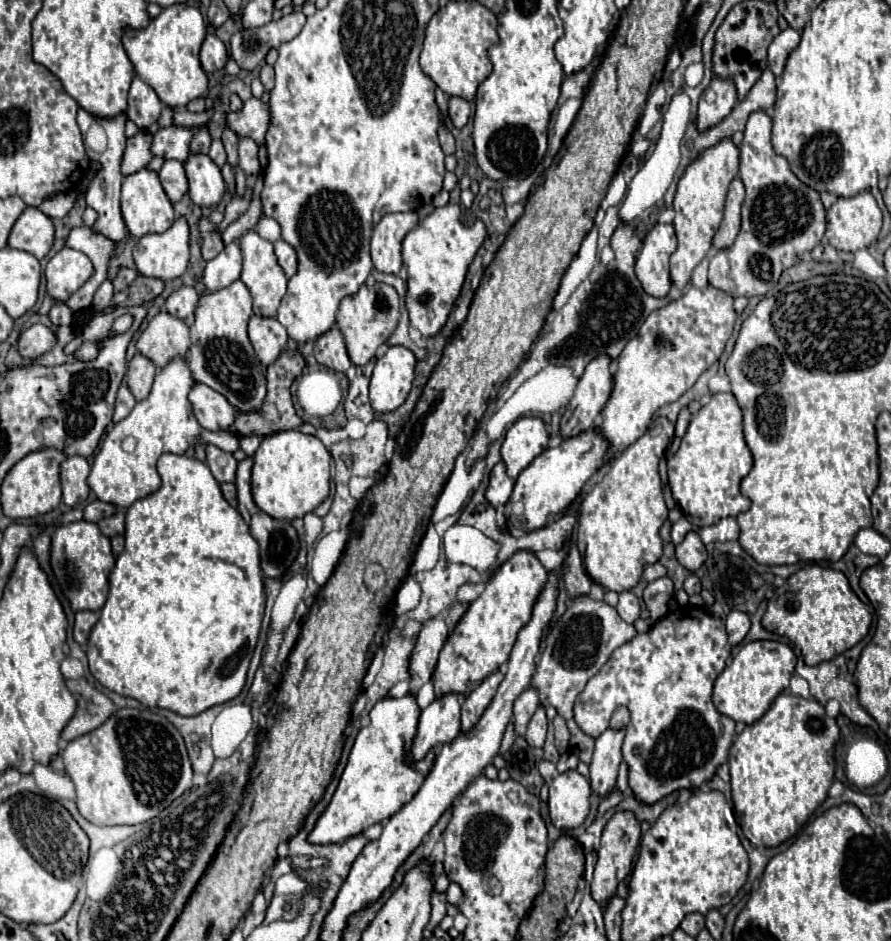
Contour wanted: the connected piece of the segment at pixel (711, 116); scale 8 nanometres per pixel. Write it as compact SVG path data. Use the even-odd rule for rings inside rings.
M712 78L710 86L702 92L698 104L698 130L706 130L718 124L724 116L730 114L738 102L738 92L732 78Z

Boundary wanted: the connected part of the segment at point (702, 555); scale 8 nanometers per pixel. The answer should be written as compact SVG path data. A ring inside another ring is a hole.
M688 532L682 544L676 546L676 558L678 562L688 570L698 570L706 560L706 548L698 536L698 532Z

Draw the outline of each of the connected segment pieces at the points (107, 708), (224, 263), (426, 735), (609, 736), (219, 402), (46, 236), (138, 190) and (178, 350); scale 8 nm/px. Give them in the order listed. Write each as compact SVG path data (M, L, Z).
M84 678L66 680L66 686L72 692L72 696L78 700L78 710L62 732L62 740L68 742L78 736L84 736L84 734L96 730L100 724L104 724L112 716L114 704L106 694L96 690Z
M238 242L228 244L216 258L212 258L200 278L200 284L204 286L206 294L212 294L216 290L222 290L236 282L240 278L242 270L242 254Z
M456 692L442 694L422 710L418 734L412 744L412 758L420 760L436 744L446 744L460 734L460 696Z
M606 730L596 740L594 758L590 762L590 786L600 798L608 798L616 788L618 768L622 762L620 746L624 740L624 730Z
M196 384L190 390L188 400L192 402L194 416L206 430L228 430L234 424L234 408L228 404L228 400L218 394L216 390L208 388L206 384Z
M26 208L16 220L8 246L16 250L26 250L38 260L42 260L54 244L54 222L48 214L38 208Z
M142 168L140 172L124 178L124 184L122 184L122 216L124 216L128 232L134 238L142 238L146 234L162 234L174 224L172 202L168 200L166 192L162 190L156 172Z
M158 312L136 342L136 350L150 358L158 368L166 366L174 356L186 356L190 348L190 326L168 314Z

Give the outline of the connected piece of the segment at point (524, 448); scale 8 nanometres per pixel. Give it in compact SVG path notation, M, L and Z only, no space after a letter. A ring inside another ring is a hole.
M522 416L508 430L502 442L502 460L506 462L508 476L518 474L548 446L550 434L542 418Z

